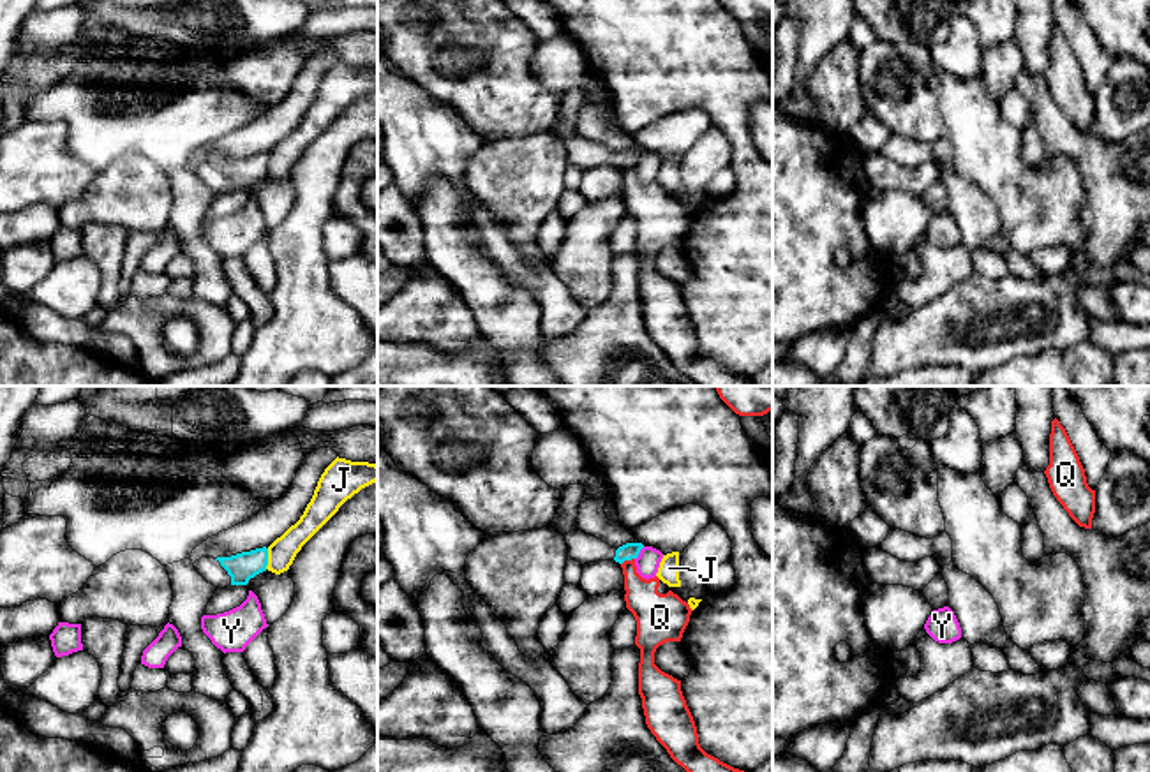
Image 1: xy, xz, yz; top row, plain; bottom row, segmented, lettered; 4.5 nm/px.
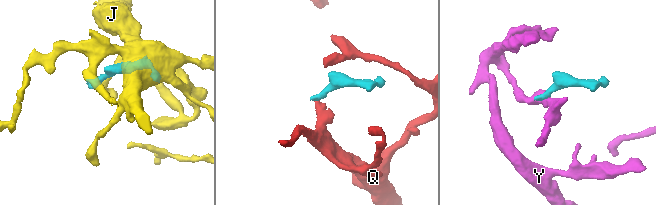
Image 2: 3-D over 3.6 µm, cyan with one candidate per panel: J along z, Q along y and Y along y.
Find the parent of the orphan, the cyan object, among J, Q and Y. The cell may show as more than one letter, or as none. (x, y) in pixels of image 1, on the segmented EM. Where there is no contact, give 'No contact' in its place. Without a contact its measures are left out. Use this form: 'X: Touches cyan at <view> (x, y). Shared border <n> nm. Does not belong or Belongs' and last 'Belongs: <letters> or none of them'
J: Touches cyan at xy (267, 559). Shared border 100 nm. Does not belong
Q: Touches cyan at xz (627, 559). Shared border 70 nm. Does not belong
Y: Touches cyan at xz (639, 552). Shared border 80 nm. Does not belong
Belongs: none of them

